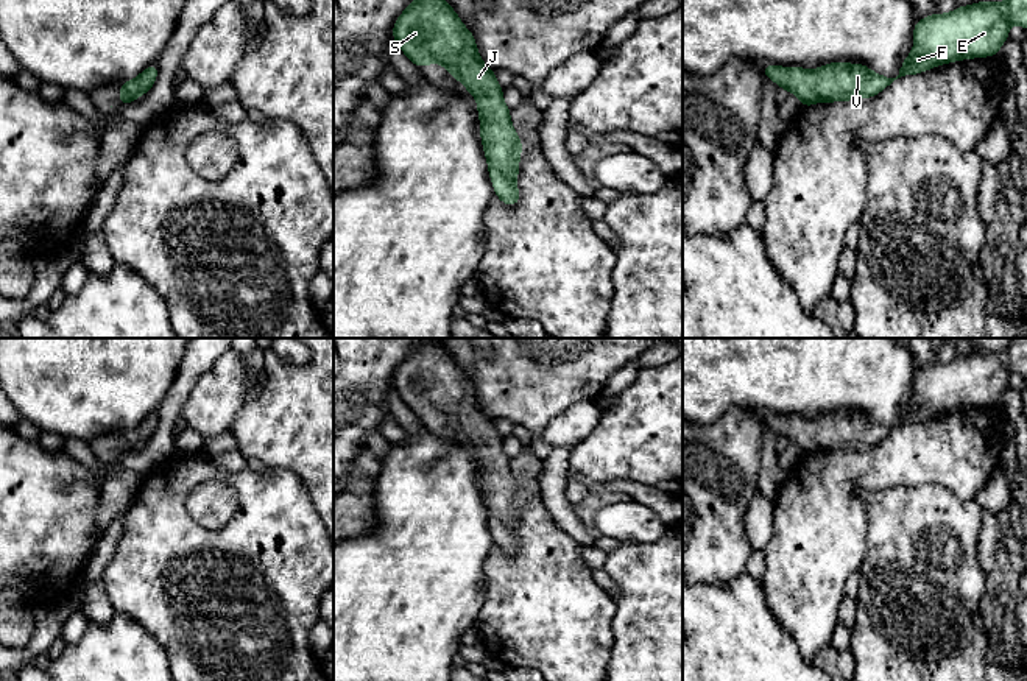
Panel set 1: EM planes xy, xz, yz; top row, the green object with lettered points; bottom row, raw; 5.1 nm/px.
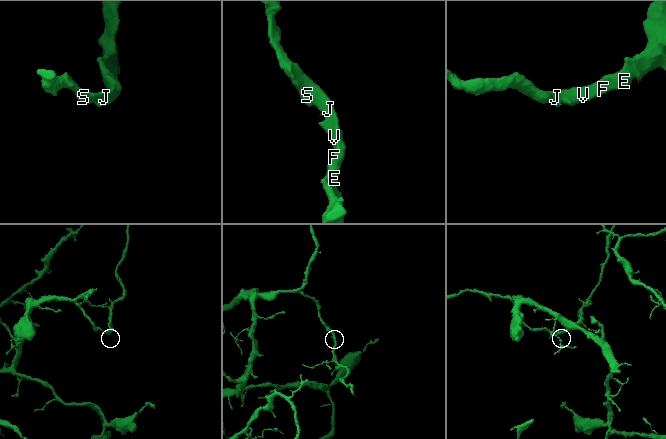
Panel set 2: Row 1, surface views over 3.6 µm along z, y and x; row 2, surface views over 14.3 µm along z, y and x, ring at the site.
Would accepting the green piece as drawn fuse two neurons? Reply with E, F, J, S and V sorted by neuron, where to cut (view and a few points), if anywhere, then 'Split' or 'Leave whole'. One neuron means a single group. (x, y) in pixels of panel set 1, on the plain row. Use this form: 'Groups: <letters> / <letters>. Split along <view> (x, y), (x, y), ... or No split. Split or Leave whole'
Groups: E F J S V. No split. Leave whole

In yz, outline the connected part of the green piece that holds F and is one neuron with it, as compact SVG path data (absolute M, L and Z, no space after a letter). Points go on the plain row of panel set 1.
M1013 338L1004 352L983 349L955 357L949 363L932 363L916 369L915 396L904 408L896 427L876 424L863 413L848 411L831 411L815 419L770 413L761 416L761 421L779 438L793 441L801 455L813 455L817 450L873 447L901 425L952 410L997 405L1013 371L1027 380L1027 338Z

